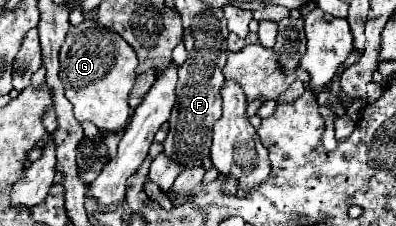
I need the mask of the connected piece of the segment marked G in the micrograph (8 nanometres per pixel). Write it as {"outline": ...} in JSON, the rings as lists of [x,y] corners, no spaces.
{"outline":[[[88,18],[68,30],[66,42],[60,48],[60,80],[66,90],[66,98],[74,106],[74,118],[78,122],[94,122],[102,132],[120,132],[130,120],[128,96],[136,82],[136,52],[114,30],[100,26]]]}

